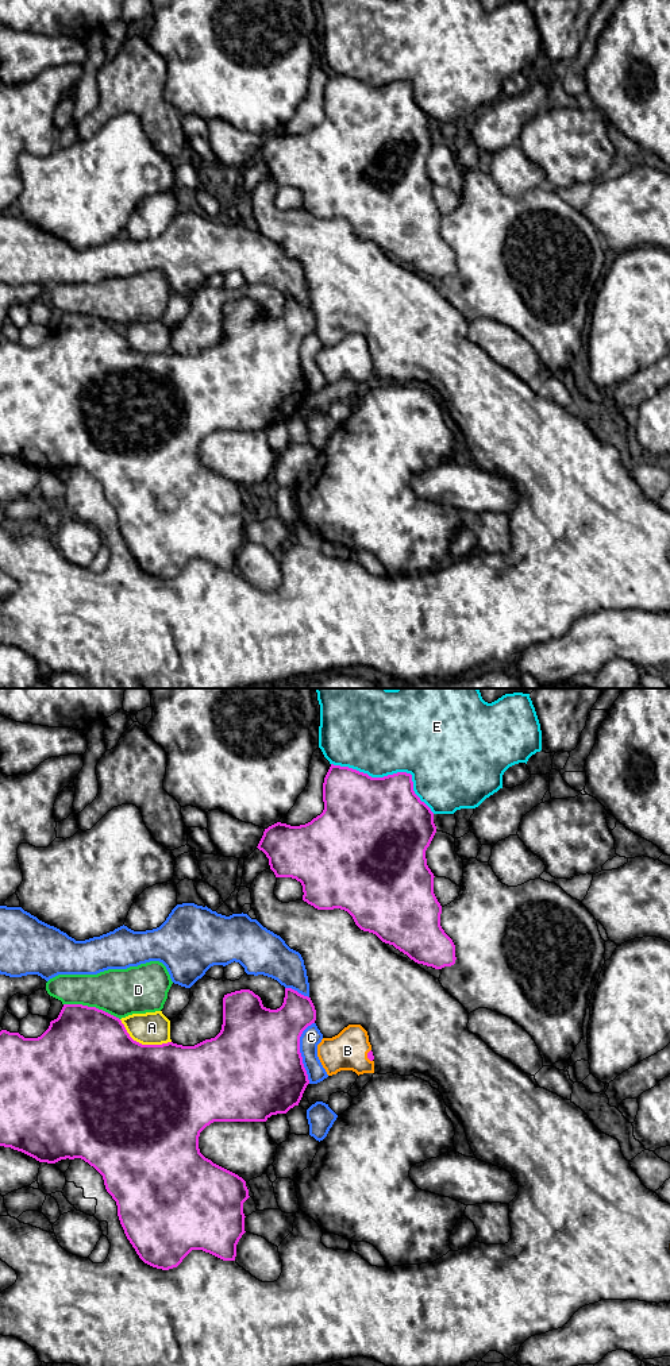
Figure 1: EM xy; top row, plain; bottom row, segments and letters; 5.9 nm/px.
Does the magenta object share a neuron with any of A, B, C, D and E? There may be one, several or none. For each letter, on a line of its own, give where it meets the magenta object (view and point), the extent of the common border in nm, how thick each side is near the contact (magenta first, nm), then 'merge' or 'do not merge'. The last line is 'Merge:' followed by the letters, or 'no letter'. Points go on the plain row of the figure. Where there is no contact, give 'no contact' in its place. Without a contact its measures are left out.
A: contact xy (141, 352); length 340 nm; calibres 500 and 190 nm; do not merge
B: contact xy (368, 365); length 80 nm; calibres 40 and 240 nm; merge
C: contact xy (299, 361); length 360 nm; calibres 500 and 120 nm; do not merge
D: contact xy (92, 316); length 340 nm; calibres 500 and 280 nm; do not merge
E: contact xy (391, 84); length 700 nm; calibres 460 and 480 nm; do not merge
Merge: B

